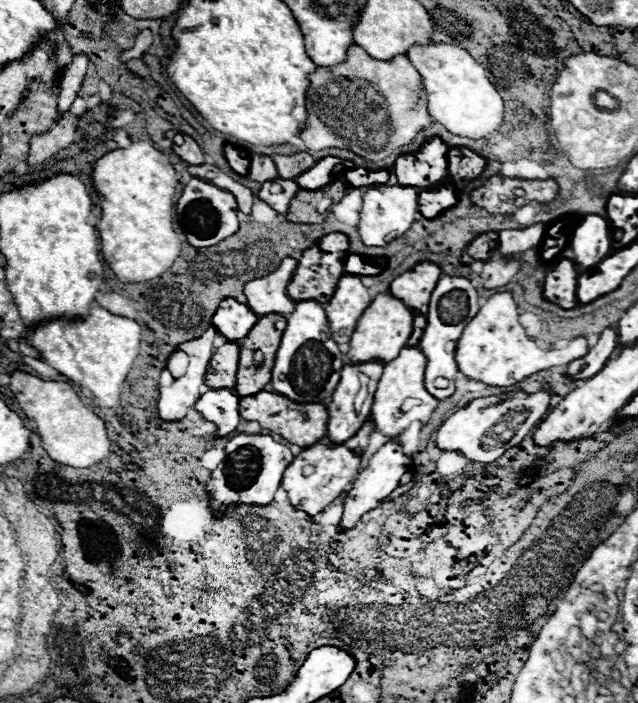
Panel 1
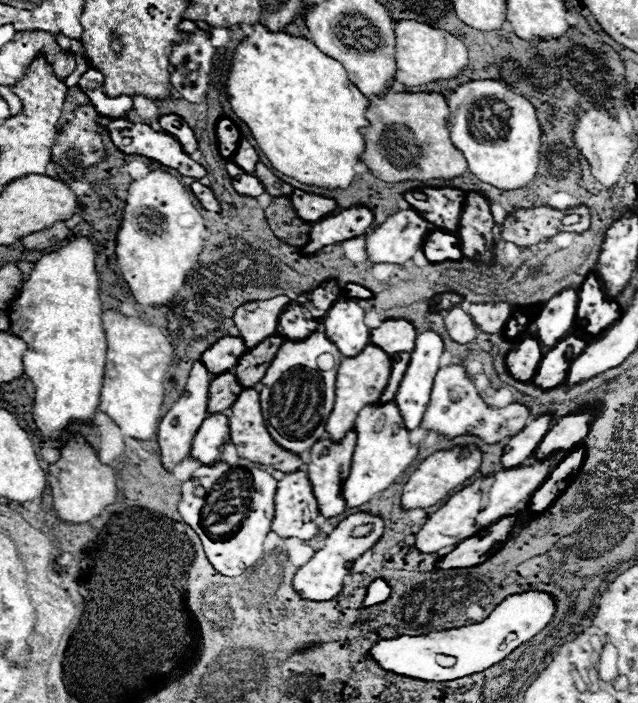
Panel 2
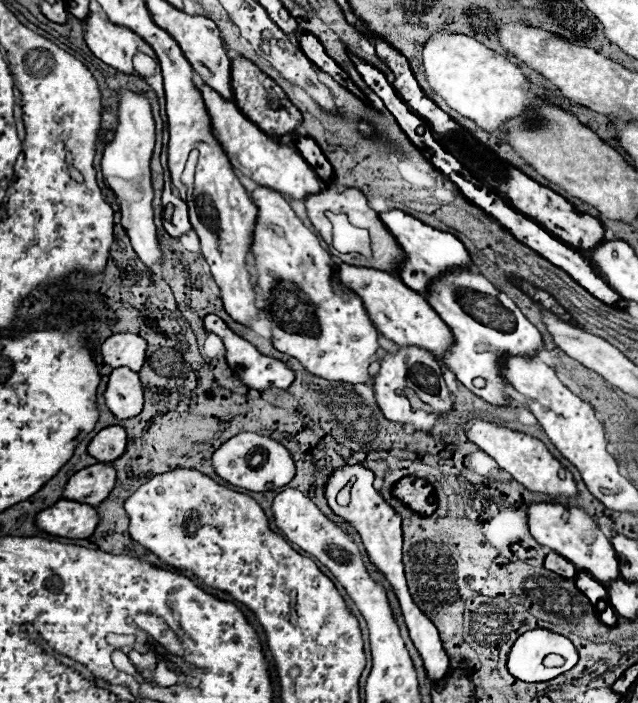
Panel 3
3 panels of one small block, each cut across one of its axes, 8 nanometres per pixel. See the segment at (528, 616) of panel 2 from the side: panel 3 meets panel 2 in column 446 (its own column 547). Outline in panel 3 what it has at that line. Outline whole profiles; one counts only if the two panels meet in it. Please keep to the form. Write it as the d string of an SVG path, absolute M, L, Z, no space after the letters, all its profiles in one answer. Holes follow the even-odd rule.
M534 628L534 630L528 630L524 632L512 646L510 650L510 656L508 656L508 670L514 678L522 680L522 682L546 682L546 680L552 680L564 672L568 672L574 664L578 662L578 650L574 648L574 644L562 636L562 634L556 634L556 632L550 632L550 630L544 630L544 628ZM548 654L558 654L564 658L564 664L558 666L558 668L548 668L542 664L542 660L548 656Z

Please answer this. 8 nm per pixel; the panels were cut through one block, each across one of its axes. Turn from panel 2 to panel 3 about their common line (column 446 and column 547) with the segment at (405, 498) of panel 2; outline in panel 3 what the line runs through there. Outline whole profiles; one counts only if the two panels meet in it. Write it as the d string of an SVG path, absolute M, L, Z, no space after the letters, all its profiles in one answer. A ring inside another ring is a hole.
M482 418L468 420L464 424L464 432L470 442L474 442L482 452L492 456L498 462L498 466L512 476L512 480L520 482L528 490L542 492L548 496L566 496L566 498L576 496L576 484L572 474L568 470L564 472L564 466L548 452L548 448L538 438L504 428L504 426L496 426Z

